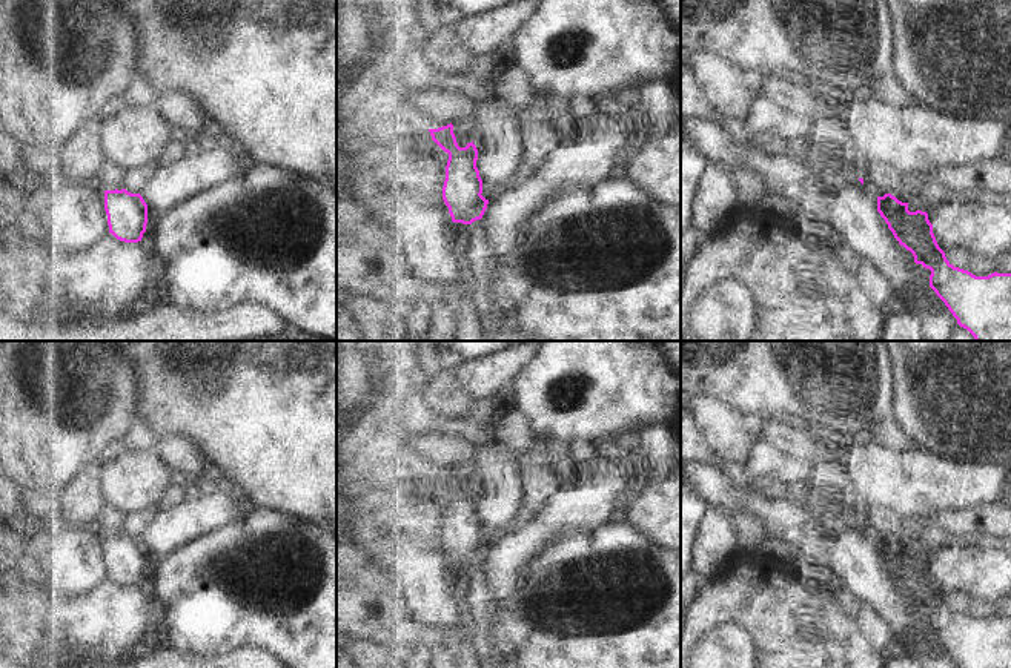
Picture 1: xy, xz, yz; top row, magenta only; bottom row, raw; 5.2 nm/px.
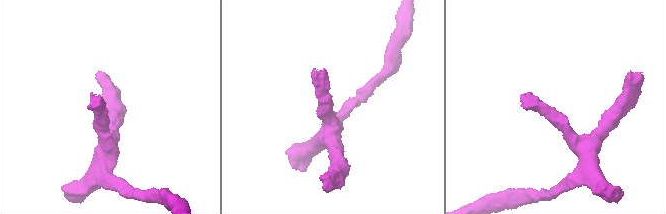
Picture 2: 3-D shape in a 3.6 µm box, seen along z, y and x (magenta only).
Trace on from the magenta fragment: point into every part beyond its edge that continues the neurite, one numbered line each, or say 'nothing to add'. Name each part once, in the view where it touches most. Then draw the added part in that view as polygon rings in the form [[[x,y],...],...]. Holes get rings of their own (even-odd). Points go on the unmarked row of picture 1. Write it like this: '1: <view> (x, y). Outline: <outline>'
nothing to add

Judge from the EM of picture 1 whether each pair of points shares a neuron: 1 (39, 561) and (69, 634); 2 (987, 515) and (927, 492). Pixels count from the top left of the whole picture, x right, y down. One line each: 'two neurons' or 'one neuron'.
1: two neurons
2: two neurons

